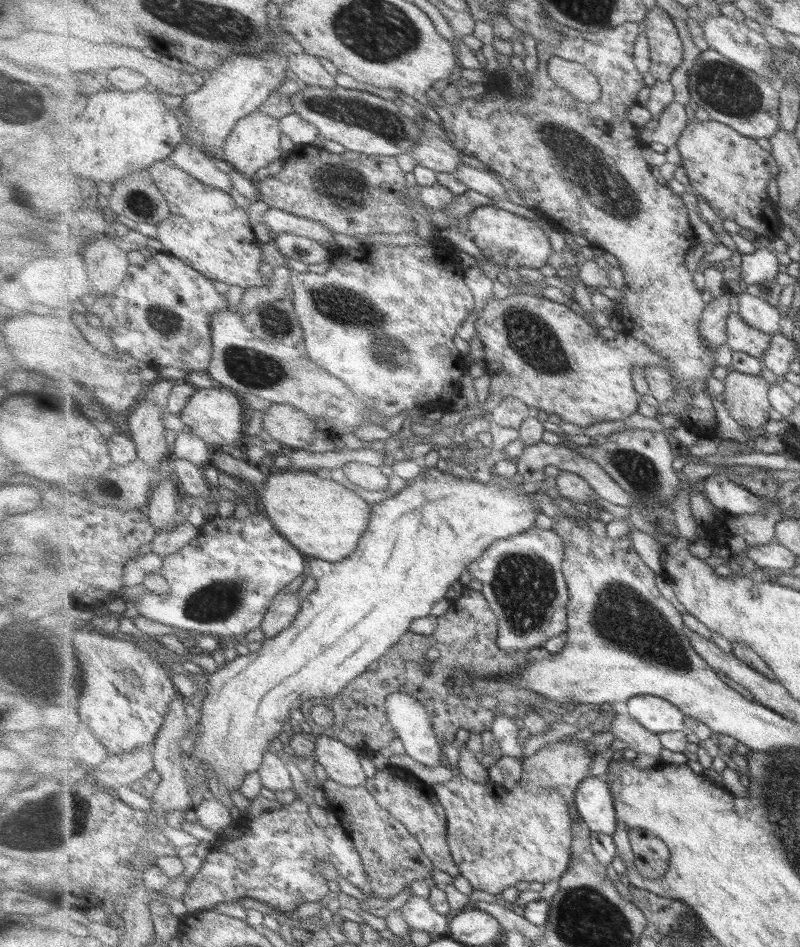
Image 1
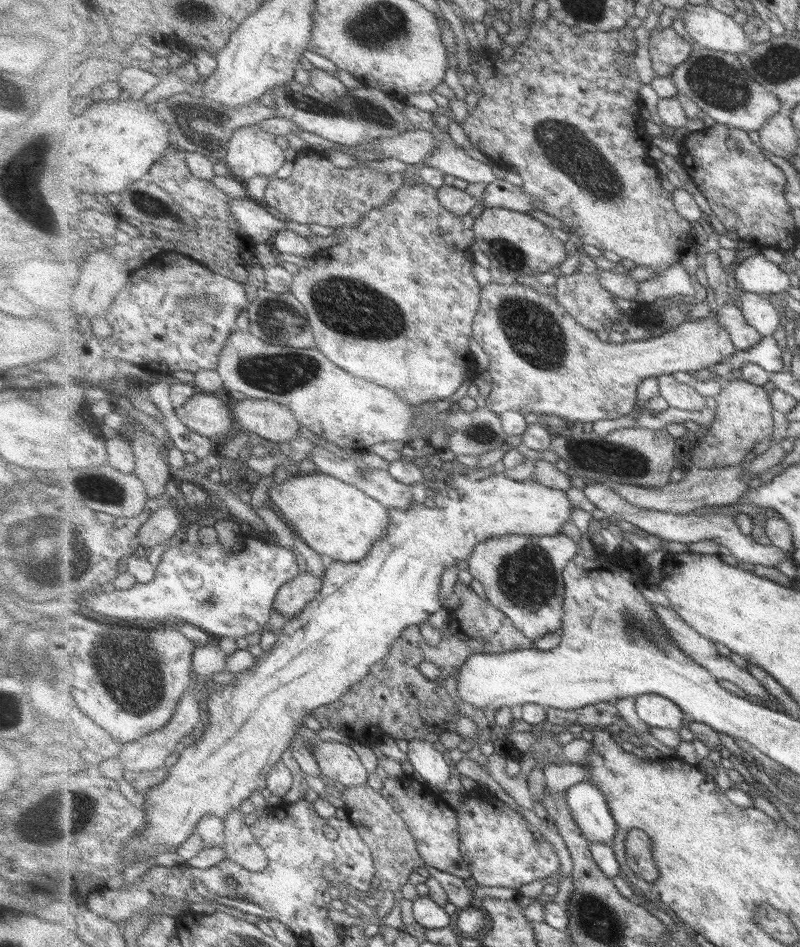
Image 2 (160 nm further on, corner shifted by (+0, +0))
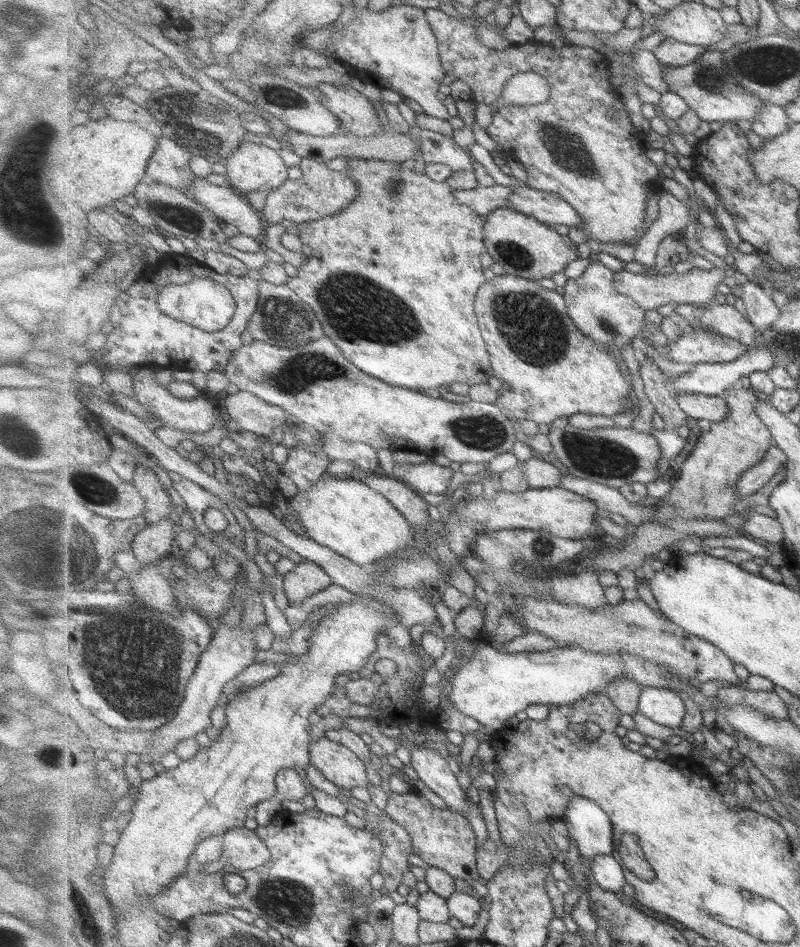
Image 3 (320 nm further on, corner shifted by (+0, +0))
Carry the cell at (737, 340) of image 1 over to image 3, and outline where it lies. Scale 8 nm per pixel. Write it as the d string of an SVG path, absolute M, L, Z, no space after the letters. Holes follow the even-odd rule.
M719 299L711 307L700 310L702 328L717 330L719 335L753 348L756 328L735 306L729 306Z

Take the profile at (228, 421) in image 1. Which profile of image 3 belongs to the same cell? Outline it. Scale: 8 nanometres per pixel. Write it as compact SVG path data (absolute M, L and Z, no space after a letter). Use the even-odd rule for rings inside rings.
M149 364L135 366L129 370L134 378L134 397L145 409L149 409L152 420L154 420L154 424L147 422L151 427L169 427L190 434L204 433L217 425L217 420L220 418L217 418L217 408L213 402L209 402L207 398L198 397L192 400L182 400L176 397L167 386L159 384L155 380L155 372L158 369L159 367L155 364Z

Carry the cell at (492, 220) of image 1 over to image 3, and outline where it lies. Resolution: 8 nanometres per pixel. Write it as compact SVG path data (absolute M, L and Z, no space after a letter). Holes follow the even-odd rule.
M498 208L487 216L486 226L484 226L486 236L486 250L491 256L493 262L502 267L505 275L513 275L525 278L527 280L539 281L541 278L552 279L557 273L563 273L567 264L579 258L577 252L577 242L571 241L568 235L561 235L546 225L539 222L532 216L527 216L522 212L511 208Z

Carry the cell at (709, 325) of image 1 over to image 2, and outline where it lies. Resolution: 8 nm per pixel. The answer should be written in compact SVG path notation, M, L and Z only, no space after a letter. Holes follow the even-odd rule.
M503 278L482 288L482 300L475 316L472 338L482 347L489 358L492 378L491 391L487 397L487 408L501 415L507 411L523 415L541 414L557 416L568 424L617 420L633 412L635 390L645 378L672 375L675 372L695 372L703 368L712 369L725 358L737 352L730 334L717 322L715 313L697 321L687 321L679 328L643 341L625 341L622 344L603 342L595 332L575 321L571 314L554 298L539 294L533 288L512 283Z

